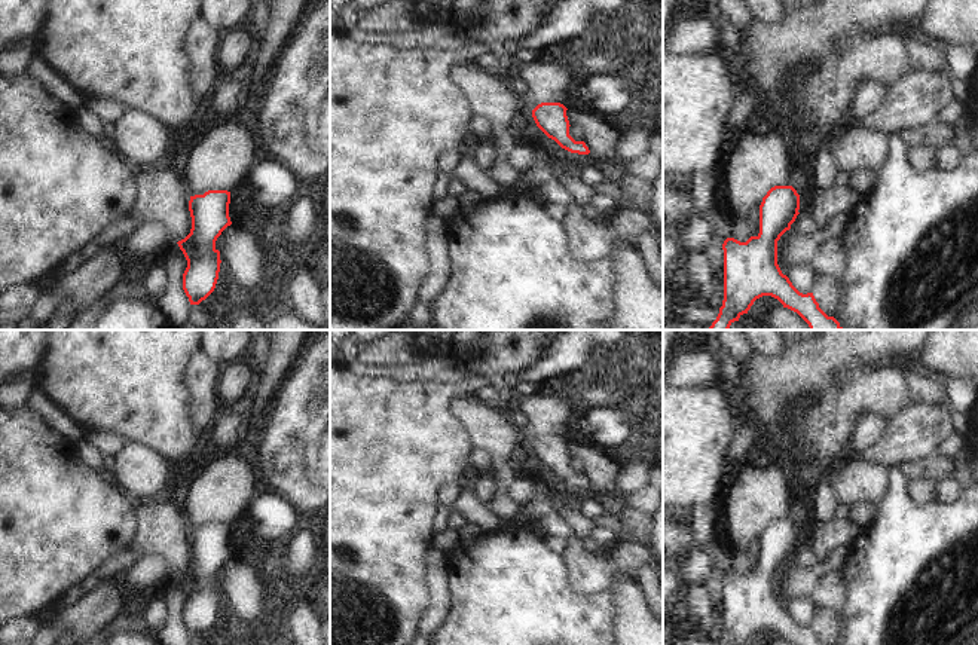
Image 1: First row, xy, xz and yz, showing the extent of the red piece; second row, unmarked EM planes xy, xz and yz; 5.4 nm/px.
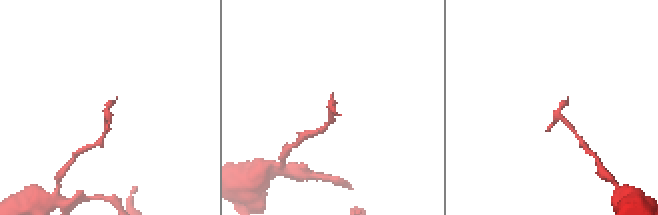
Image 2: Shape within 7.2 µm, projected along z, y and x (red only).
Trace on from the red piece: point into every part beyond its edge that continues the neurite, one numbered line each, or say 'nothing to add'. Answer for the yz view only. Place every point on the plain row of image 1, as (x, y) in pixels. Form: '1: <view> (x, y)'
nothing to add

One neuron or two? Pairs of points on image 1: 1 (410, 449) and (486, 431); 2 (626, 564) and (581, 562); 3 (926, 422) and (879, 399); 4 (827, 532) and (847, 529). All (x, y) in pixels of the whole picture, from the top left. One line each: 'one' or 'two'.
1: two
2: one
3: two
4: one

